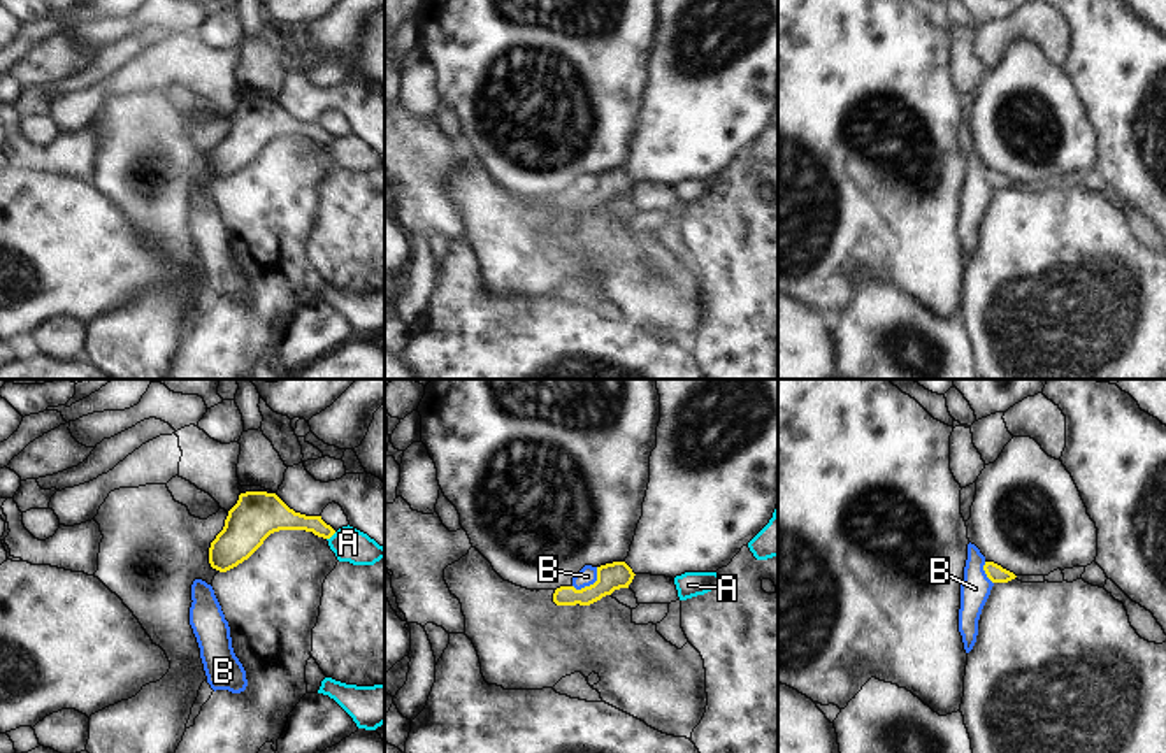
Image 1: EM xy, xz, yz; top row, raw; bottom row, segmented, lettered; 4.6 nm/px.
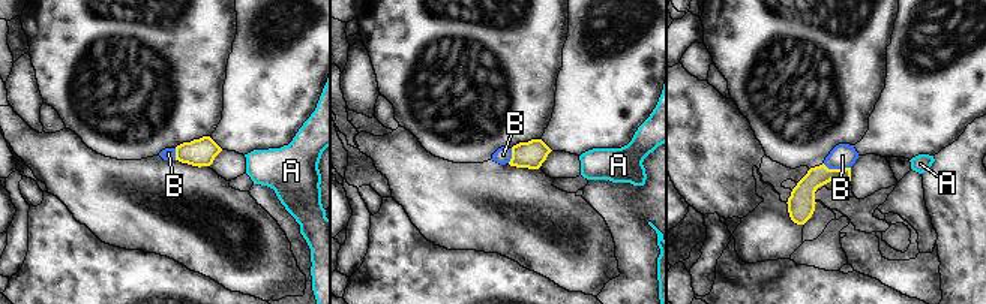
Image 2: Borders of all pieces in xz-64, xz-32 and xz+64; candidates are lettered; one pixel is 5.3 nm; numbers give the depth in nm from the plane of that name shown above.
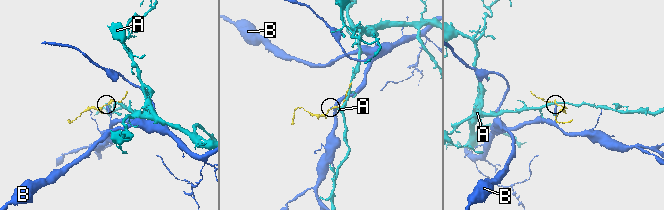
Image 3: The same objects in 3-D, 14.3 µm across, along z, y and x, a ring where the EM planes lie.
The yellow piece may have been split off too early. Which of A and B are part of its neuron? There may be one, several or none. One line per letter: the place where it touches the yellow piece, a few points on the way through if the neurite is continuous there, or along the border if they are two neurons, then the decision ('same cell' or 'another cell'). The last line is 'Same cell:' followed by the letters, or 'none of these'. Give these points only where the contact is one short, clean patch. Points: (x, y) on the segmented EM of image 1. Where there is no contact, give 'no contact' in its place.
A: xy (331, 536) | another cell
B: xz (590, 585) | along xz (597, 567), (597, 578), (592, 583), (580, 588), (573, 587) | another cell
Same cell: none of these

